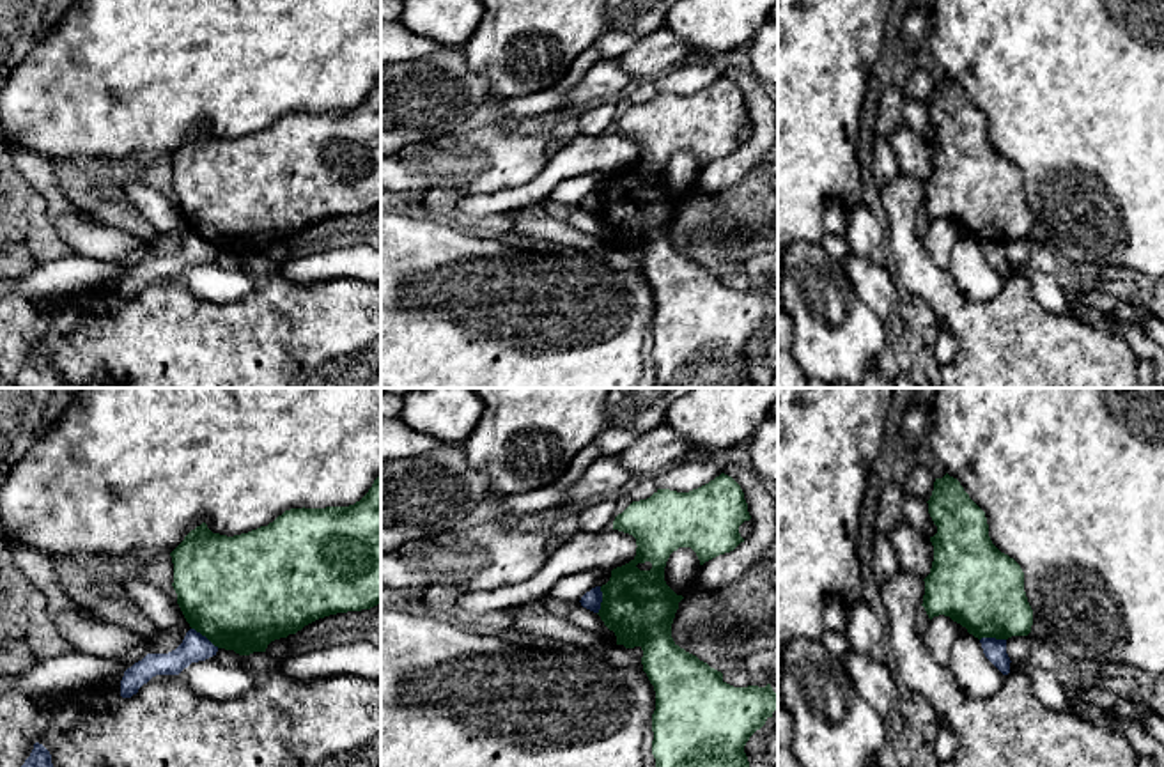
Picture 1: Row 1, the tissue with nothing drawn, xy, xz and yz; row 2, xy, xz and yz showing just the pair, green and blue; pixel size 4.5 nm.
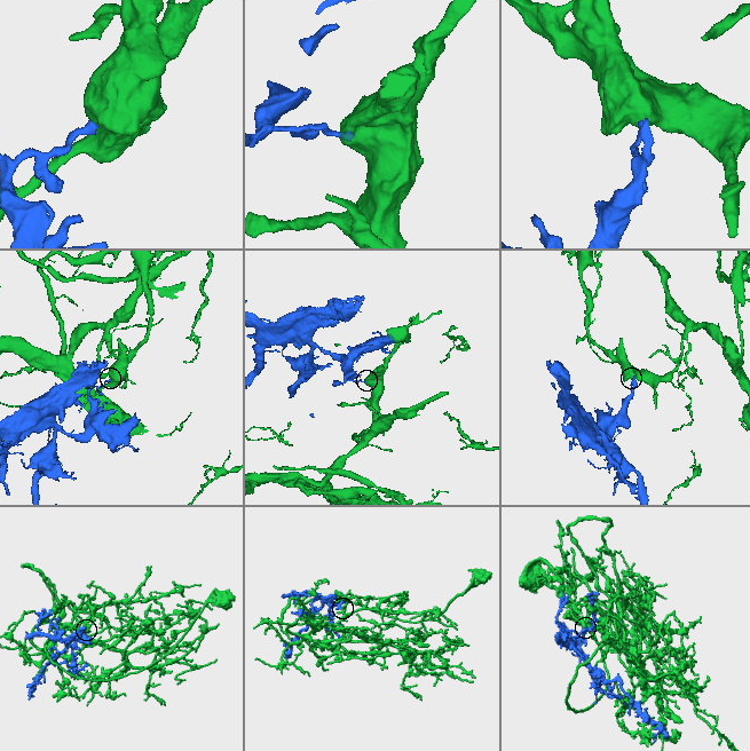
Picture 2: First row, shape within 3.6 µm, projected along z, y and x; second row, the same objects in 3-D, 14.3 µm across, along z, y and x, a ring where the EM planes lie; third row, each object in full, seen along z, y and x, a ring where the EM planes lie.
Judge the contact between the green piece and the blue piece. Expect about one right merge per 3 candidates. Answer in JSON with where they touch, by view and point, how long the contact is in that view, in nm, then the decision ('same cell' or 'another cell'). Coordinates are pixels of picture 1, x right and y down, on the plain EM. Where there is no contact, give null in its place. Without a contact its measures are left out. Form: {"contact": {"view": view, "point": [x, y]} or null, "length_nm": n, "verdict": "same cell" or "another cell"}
{"contact": {"view": "xy", "point": [206, 240]}, "length_nm": 160, "verdict": "another cell"}

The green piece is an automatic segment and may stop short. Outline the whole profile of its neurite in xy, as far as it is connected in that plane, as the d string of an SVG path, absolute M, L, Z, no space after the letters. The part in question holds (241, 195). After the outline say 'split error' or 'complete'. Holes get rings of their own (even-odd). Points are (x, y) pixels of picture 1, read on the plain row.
M381 78L374 83L369 96L349 110L326 110L326 112L291 112L278 119L268 129L260 129L248 136L227 140L213 136L206 126L191 133L184 143L170 156L174 167L174 193L177 207L191 232L206 239L214 250L234 253L239 259L253 255L266 255L268 248L275 243L296 237L305 229L337 216L370 213L381 205Z; complete

